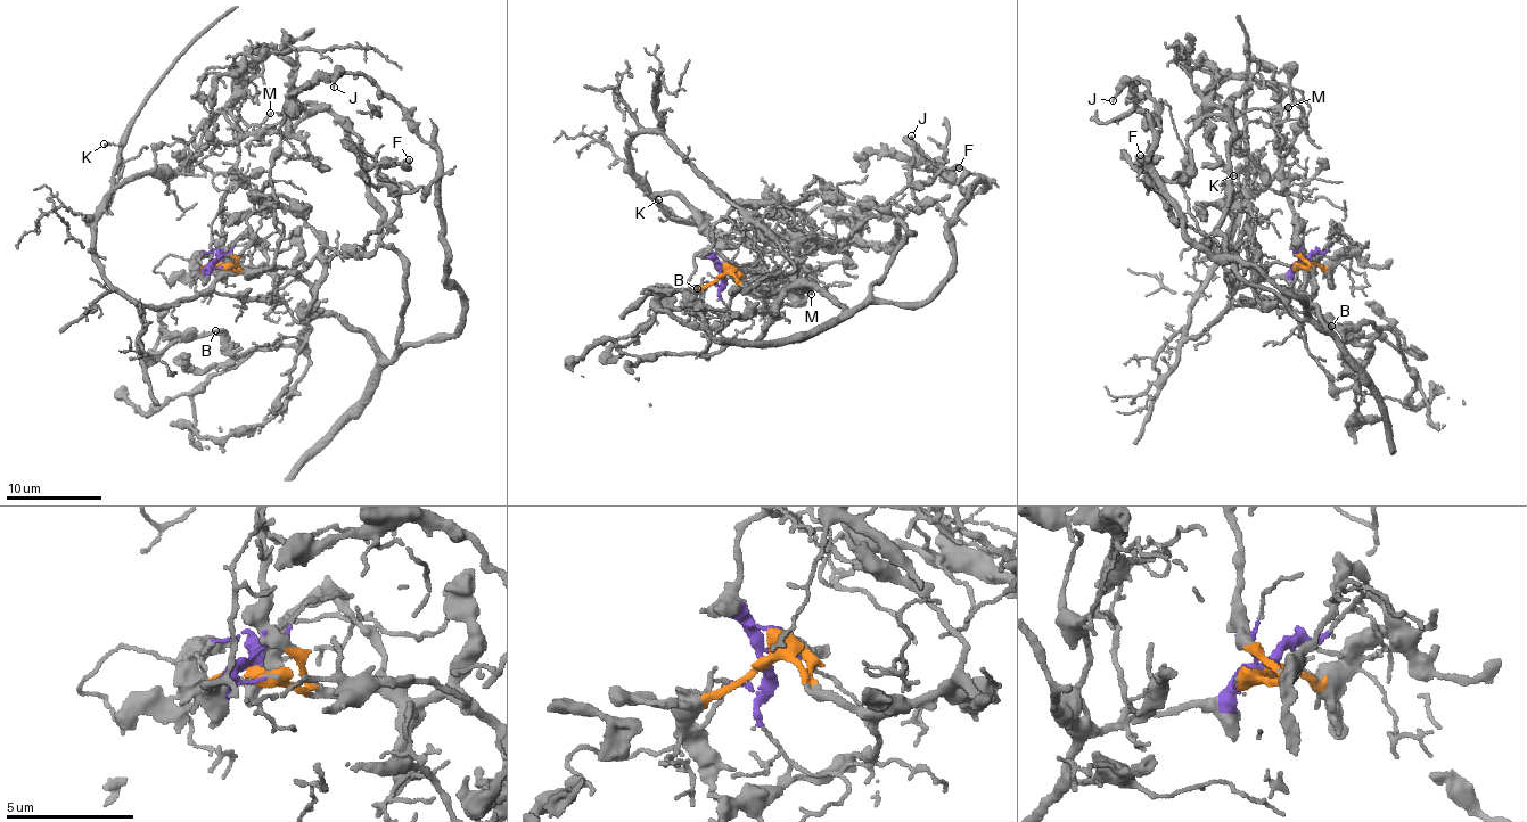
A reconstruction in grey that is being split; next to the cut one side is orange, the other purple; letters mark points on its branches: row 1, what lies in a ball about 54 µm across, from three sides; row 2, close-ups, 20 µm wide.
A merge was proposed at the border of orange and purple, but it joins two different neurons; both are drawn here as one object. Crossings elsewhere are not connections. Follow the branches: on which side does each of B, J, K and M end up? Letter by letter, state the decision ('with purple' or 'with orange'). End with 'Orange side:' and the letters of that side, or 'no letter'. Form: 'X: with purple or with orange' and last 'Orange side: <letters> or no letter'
B: with orange
J: with orange
K: with purple
M: with purple
Orange side: B, J

